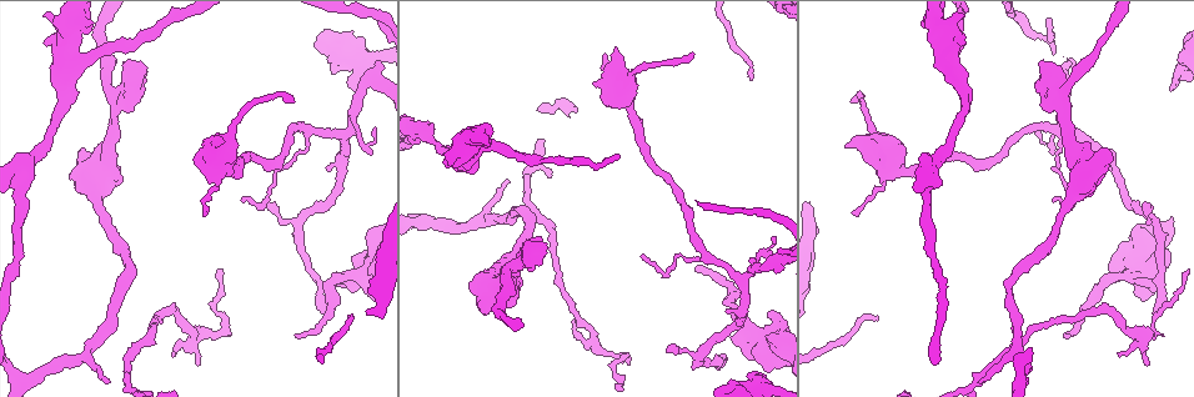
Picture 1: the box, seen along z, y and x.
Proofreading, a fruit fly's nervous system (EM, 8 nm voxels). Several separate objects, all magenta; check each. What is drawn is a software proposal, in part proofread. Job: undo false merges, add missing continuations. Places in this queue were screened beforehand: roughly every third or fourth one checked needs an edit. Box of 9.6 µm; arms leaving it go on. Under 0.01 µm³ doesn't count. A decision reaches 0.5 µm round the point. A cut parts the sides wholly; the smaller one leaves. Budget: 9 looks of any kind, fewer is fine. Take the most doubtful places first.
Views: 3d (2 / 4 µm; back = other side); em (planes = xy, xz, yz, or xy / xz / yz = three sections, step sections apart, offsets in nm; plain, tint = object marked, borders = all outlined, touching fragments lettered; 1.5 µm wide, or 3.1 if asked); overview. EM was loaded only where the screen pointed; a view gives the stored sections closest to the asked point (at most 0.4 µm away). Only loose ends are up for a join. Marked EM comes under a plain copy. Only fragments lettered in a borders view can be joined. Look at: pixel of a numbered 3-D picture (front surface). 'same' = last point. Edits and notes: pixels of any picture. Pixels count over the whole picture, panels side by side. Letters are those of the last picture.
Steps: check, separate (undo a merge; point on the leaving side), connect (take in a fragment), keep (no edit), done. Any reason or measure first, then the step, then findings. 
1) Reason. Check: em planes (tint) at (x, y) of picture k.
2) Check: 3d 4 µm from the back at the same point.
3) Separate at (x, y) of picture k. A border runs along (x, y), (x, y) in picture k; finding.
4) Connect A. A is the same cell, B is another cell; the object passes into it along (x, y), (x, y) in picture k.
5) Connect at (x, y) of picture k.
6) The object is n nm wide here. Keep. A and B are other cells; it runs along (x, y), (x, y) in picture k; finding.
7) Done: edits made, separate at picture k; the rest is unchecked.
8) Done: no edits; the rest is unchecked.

Branch stops here. Check: em planes (tint) at (1171, 89) of picture 1.

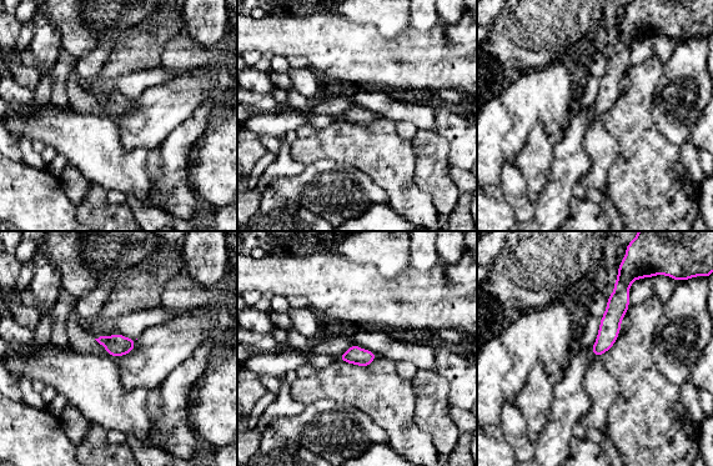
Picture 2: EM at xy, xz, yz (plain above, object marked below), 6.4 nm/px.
What lies round it. Check: em planes (borders) at the same point.

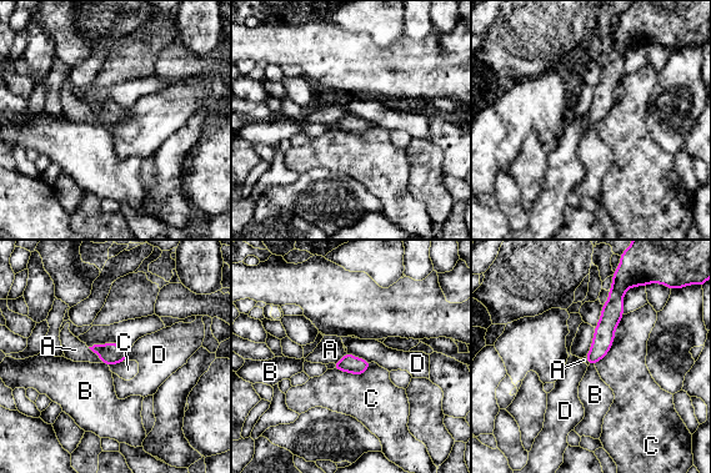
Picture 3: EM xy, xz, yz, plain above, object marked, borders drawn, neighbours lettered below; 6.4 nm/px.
Keep. A, B, C and D are other cells; it runs along (620, 291), (602, 342), (591, 361) in picture 3; no lettered fragment goes on from it.

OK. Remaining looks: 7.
Branch stops here. Check: em planes (borders) at (722, 356) of picture 1.

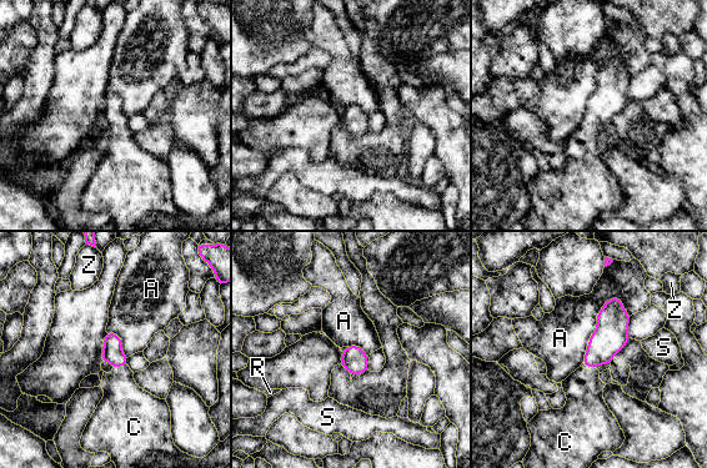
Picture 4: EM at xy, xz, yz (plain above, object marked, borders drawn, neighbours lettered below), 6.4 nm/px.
Connect C. C is the same cell, A, R, S and Z are other cells; it goes on there.

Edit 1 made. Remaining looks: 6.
Tapers out. Check: 3d 4 µm at (875, 318) of picture 1.

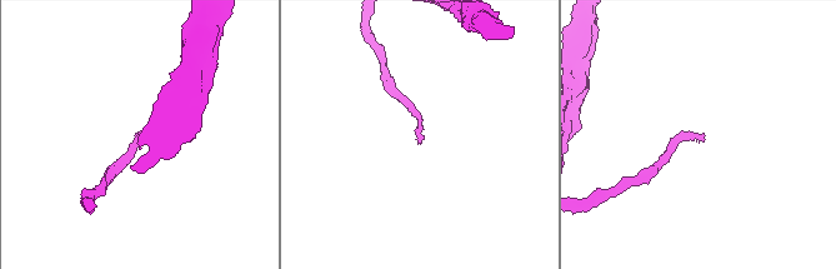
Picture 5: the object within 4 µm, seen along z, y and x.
Need the tissue. Check: em planes (borders) at (421, 140) of picture 5.

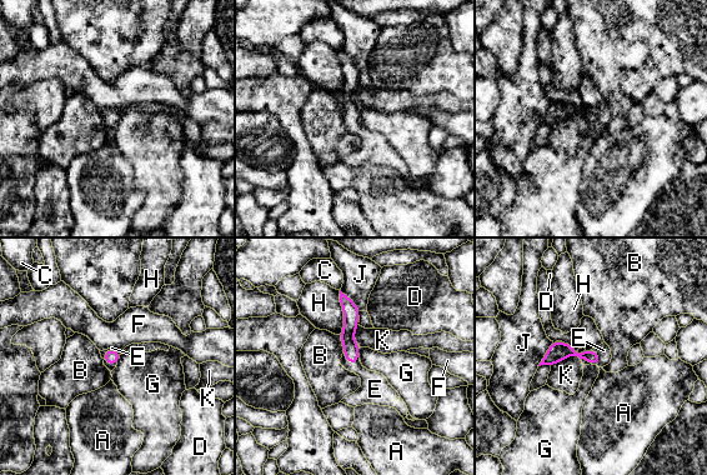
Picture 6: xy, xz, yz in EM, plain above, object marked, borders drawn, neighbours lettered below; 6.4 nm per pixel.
The object is 80 nm wide here. Connect E. E is the same cell, A, B, C, D, F, G, H, J and K are other cells; the object passes into it along (351, 351), (350, 363), (375, 389) in picture 6; the neuron continues.

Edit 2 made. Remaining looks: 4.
Check: overview.

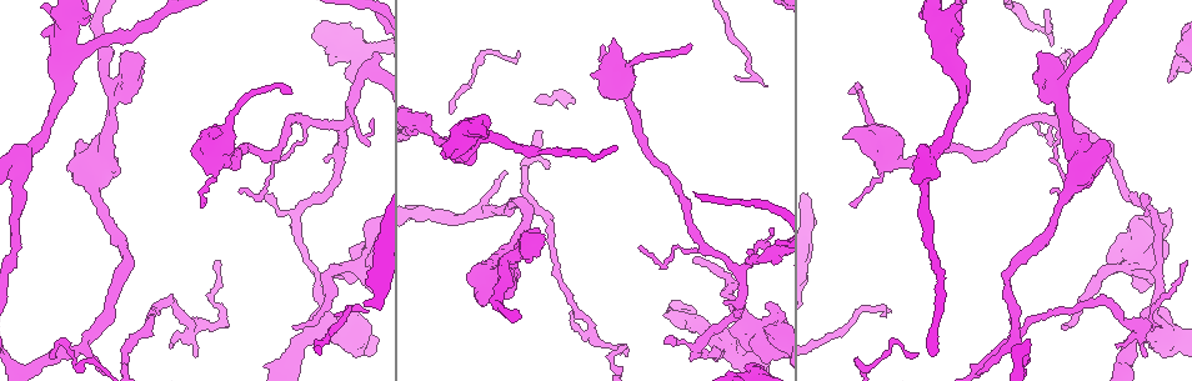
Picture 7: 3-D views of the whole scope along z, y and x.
Check: 3d 4 µm at (602, 48) of picture 7.

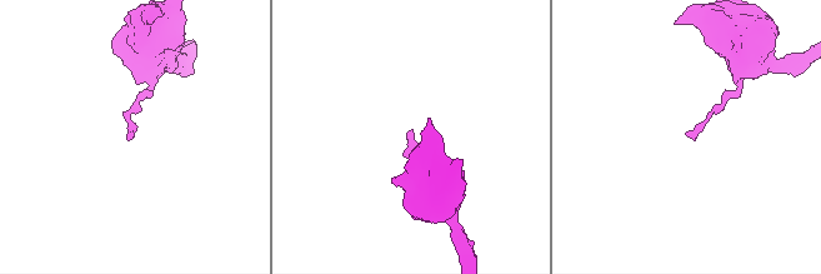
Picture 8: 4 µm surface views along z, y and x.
Need the tissue. Check: em planes (borders) at (126, 134) of picture 8.

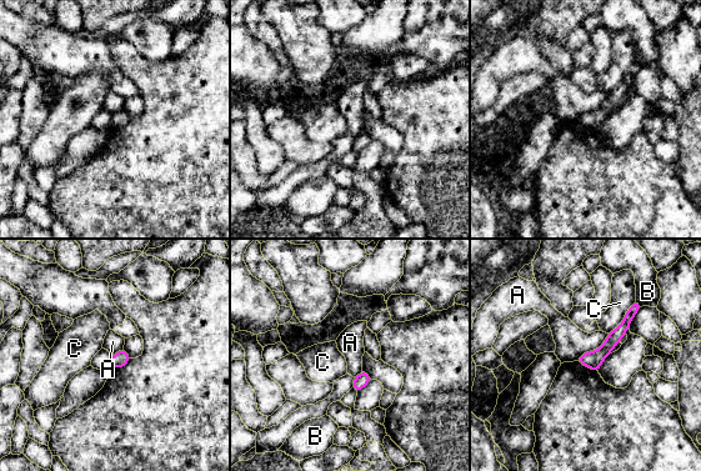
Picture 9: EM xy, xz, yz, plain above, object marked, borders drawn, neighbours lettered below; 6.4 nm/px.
Keep. A, B and C are other cells; a border runs along (607, 334), (576, 360) in picture 9; no lettered fragment goes on from it.

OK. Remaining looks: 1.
Done: edits made, connect at picture 4, connect at picture 6; the rest is unchecked.

